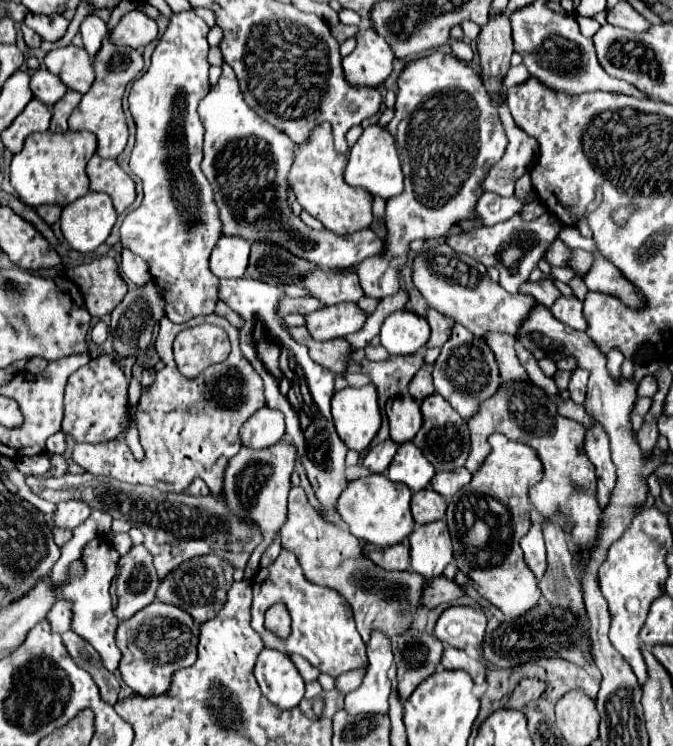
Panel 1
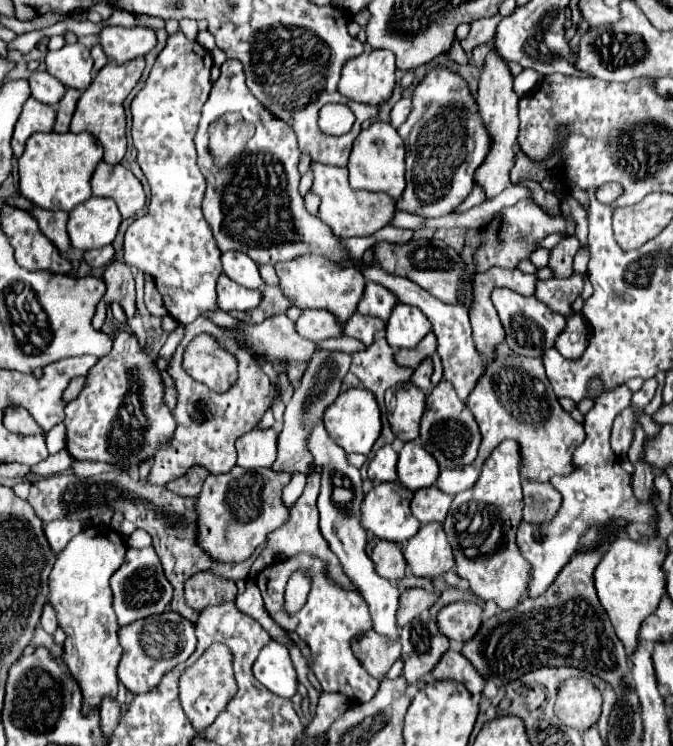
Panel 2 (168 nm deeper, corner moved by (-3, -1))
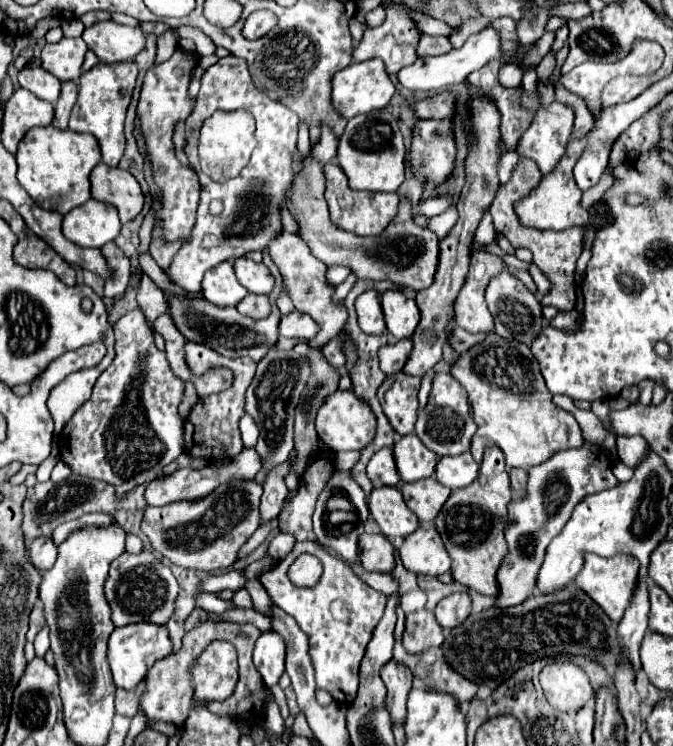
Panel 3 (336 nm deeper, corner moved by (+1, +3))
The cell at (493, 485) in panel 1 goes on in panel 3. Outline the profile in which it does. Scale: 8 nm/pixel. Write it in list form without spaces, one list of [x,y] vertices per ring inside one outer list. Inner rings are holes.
[[[489,446],[483,454],[479,476],[473,484],[453,490],[443,510],[435,518],[437,532],[451,554],[451,574],[457,582],[473,588],[485,596],[497,598],[499,590],[495,584],[495,574],[503,554],[507,554],[507,542],[503,538],[503,526],[507,524],[507,504],[511,502],[509,472],[505,466],[503,452],[497,446]]]

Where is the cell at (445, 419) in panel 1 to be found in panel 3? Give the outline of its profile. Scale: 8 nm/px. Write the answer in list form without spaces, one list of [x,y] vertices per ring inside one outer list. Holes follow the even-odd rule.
[[[437,372],[433,378],[433,390],[429,394],[429,404],[425,410],[419,412],[415,434],[437,456],[457,456],[469,450],[475,430],[477,426],[469,414],[469,402],[467,402],[465,388],[449,372]]]

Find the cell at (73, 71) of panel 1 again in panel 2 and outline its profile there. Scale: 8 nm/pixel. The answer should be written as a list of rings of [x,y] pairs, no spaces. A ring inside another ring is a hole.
[[[71,44],[63,46],[61,50],[49,52],[45,62],[47,72],[51,72],[51,76],[55,76],[67,88],[87,90],[93,80],[93,58],[81,44]]]

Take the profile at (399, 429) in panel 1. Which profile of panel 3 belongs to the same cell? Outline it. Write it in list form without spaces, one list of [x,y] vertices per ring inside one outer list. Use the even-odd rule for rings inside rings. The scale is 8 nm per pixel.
[[[399,372],[399,374],[395,374],[393,386],[385,392],[383,412],[389,418],[395,432],[401,436],[413,432],[413,426],[417,420],[419,384],[421,384],[421,378]]]

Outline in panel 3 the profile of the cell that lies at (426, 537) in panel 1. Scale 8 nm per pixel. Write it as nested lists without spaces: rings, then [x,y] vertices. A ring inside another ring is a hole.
[[[417,528],[409,534],[399,548],[399,556],[403,566],[415,574],[441,576],[451,568],[451,558],[435,528]]]

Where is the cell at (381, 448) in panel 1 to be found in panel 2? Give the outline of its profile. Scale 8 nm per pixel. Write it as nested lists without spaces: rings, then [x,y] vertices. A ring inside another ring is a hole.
[[[391,444],[383,446],[375,458],[369,462],[369,480],[371,482],[391,482],[397,480],[397,452],[393,450]]]

